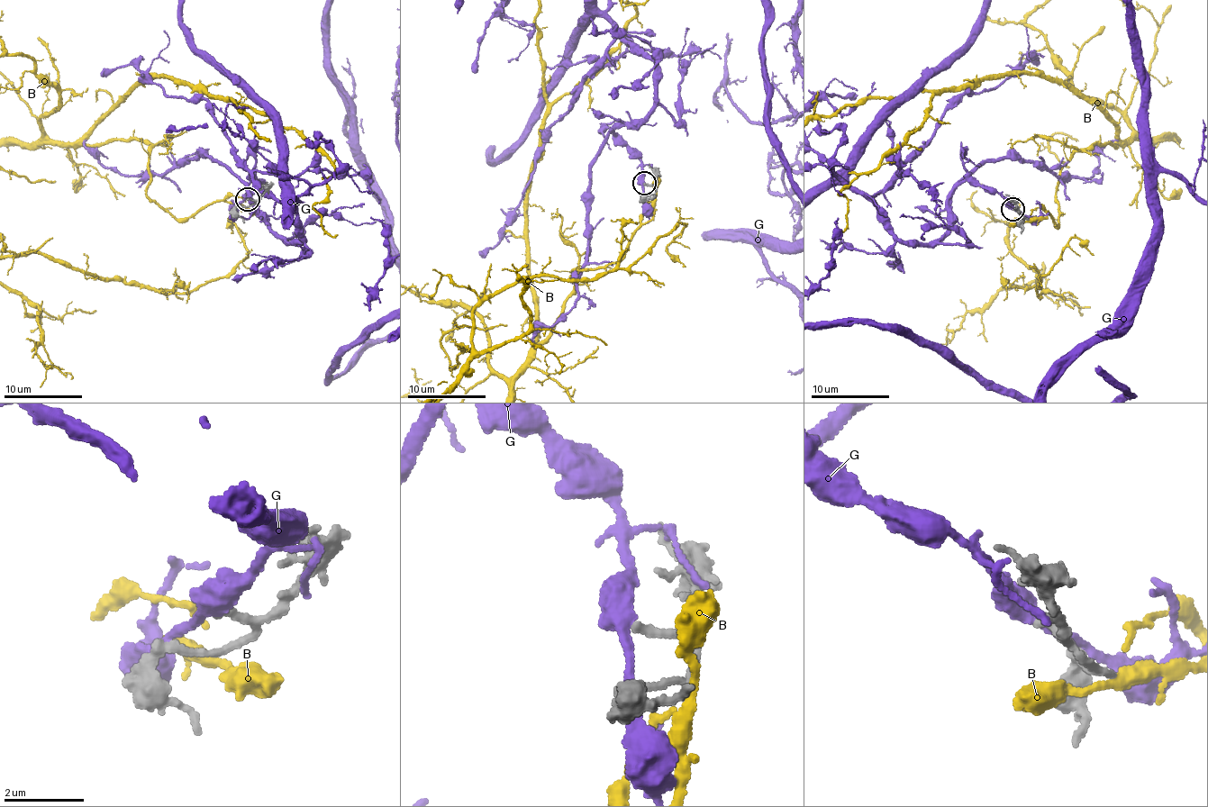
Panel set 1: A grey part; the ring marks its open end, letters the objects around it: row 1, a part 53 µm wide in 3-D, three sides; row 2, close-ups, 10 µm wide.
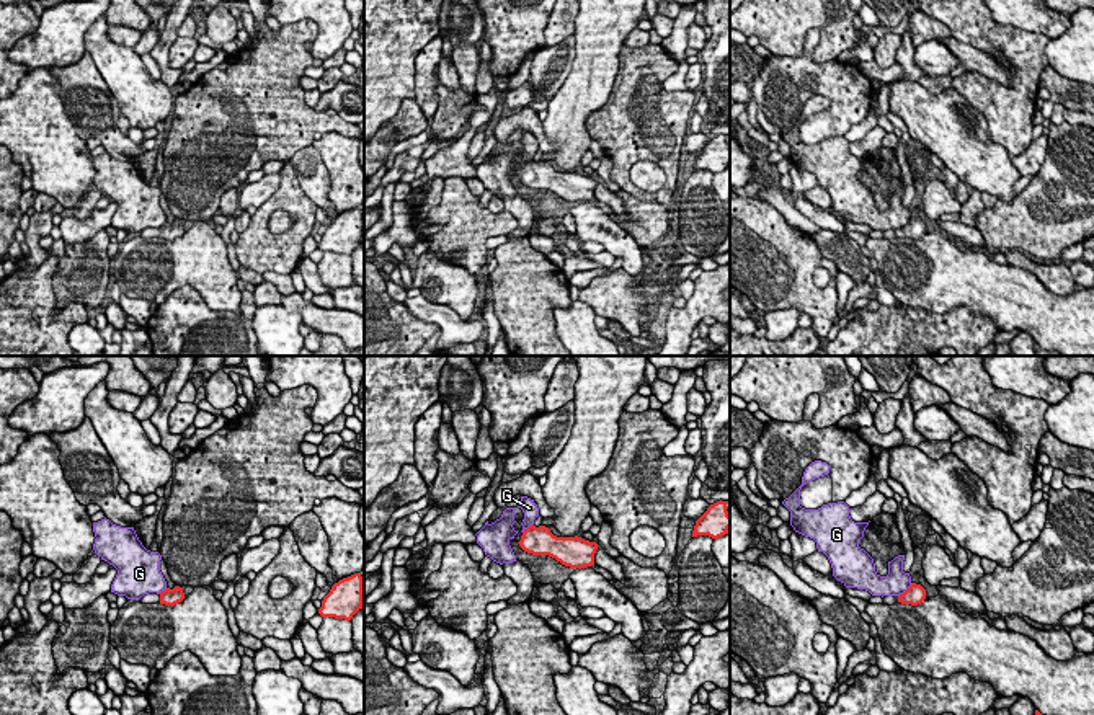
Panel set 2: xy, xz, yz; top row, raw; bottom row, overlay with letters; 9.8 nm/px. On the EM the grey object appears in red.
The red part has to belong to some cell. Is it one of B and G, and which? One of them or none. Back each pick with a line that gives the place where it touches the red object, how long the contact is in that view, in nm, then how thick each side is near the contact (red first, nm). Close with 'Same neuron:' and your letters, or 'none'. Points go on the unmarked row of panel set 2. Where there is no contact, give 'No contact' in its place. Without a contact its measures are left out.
Same neuron: none

